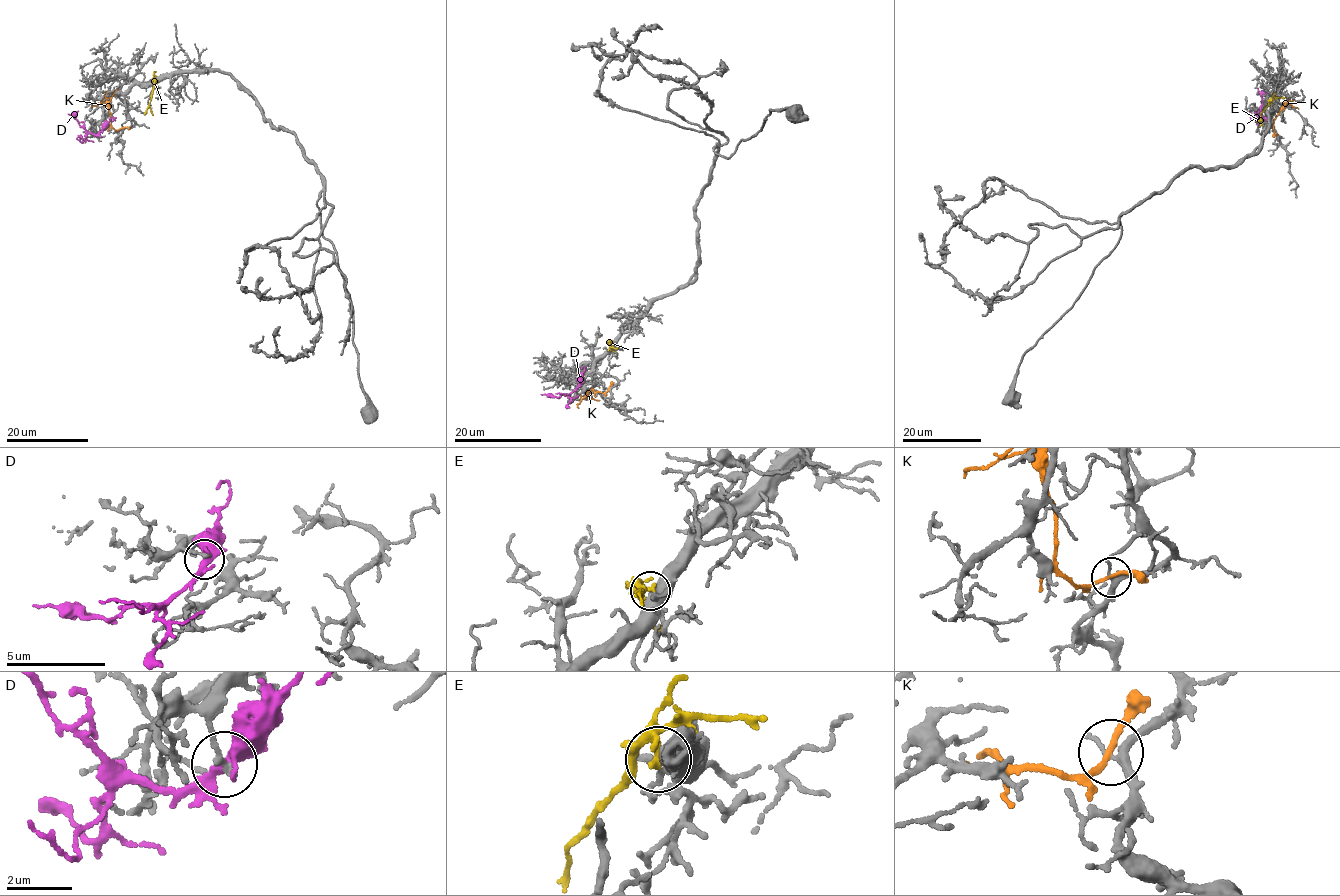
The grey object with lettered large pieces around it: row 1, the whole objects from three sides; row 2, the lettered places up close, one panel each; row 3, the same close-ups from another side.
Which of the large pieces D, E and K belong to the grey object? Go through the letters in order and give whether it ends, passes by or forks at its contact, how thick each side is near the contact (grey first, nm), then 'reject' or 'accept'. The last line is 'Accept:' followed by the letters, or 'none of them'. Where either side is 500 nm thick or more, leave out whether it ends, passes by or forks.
D: it forks | 120/300 nm | reject
E: 550/180 nm | accept
K: it passes by | 240/170 nm | reject
Accept: E

